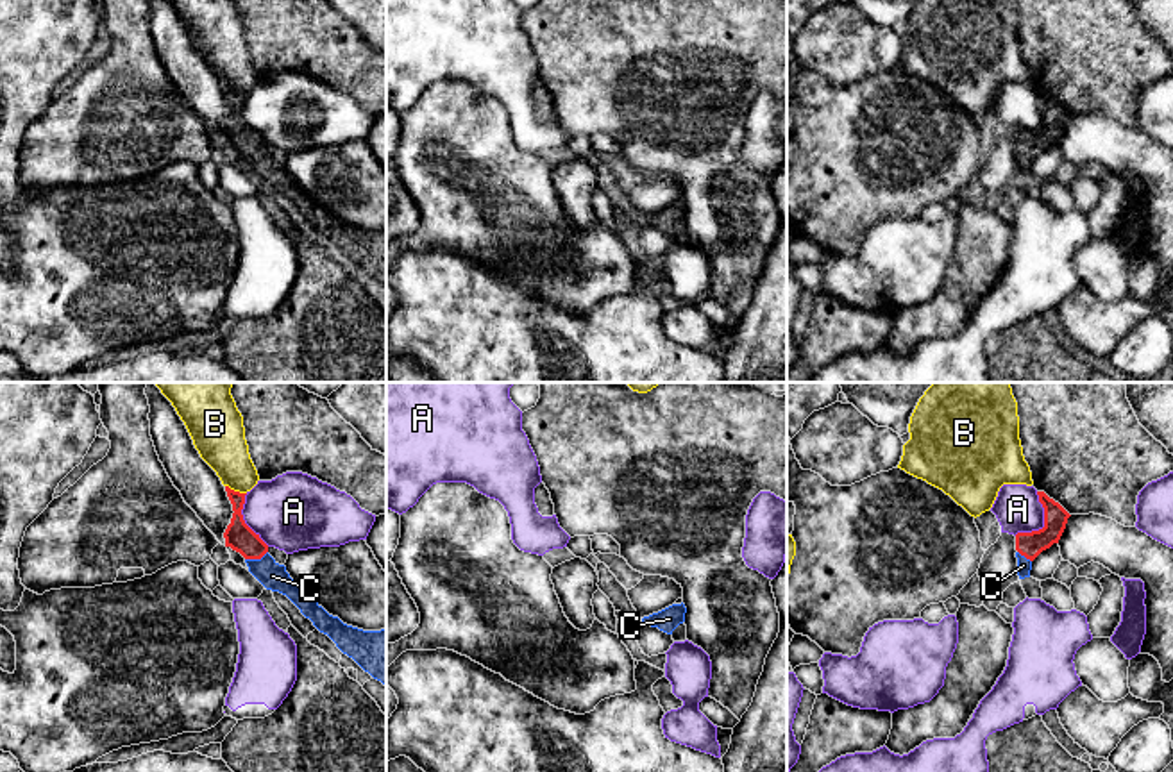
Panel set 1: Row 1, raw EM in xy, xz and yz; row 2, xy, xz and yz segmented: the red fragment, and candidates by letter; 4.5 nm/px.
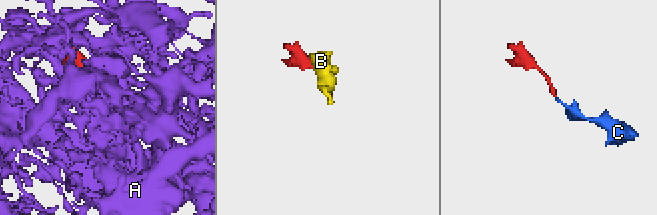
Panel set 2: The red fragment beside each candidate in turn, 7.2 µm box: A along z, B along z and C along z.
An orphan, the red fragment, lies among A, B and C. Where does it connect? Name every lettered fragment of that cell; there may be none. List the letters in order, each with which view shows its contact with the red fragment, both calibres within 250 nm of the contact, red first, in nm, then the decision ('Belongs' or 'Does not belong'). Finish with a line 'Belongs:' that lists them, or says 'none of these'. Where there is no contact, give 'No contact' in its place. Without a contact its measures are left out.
A: Touches red in yz. Thickness 110 nm (red) against 200 nm. Does not belong
B: Touches red in xy. Thickness 120 nm (red) against 220 nm. Does not belong
C: Touches red in xy. Thickness 120 nm (red) against 120 nm. Belongs
Belongs: C

